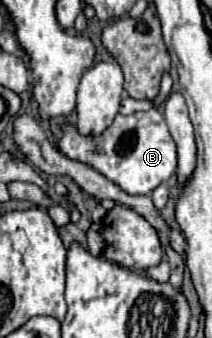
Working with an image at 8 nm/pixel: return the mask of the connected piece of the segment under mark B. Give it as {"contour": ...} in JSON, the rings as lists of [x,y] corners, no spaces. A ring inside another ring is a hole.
{"contour":[[[153,107],[133,115],[117,115],[115,121],[101,135],[81,135],[73,123],[59,125],[63,135],[59,139],[59,151],[73,161],[95,167],[111,183],[119,185],[129,195],[147,195],[159,183],[167,181],[177,169],[177,151],[169,135],[163,115]]]}

